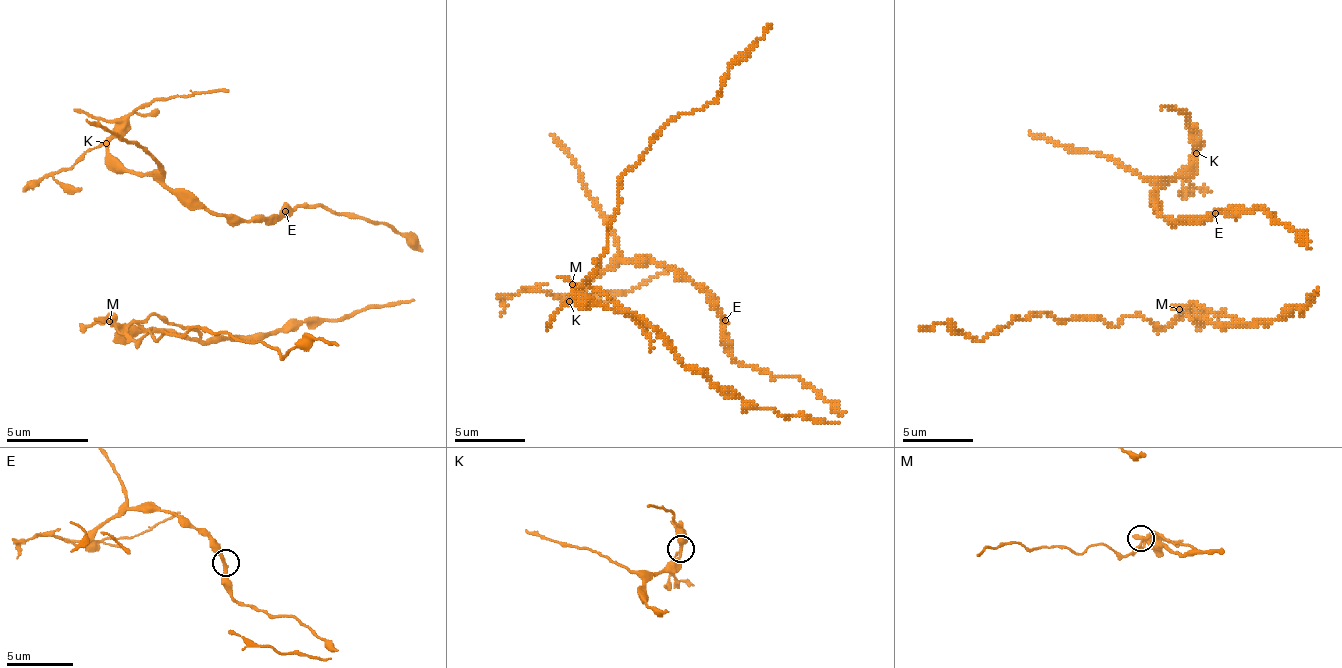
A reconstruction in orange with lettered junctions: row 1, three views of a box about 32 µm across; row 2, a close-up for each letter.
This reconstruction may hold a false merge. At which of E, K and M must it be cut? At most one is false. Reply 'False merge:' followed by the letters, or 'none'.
False merge: K

